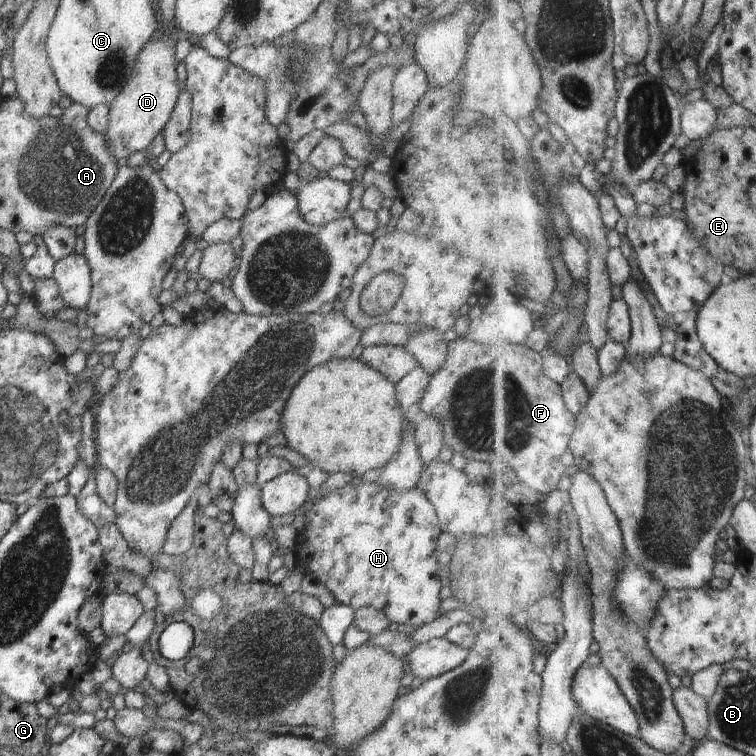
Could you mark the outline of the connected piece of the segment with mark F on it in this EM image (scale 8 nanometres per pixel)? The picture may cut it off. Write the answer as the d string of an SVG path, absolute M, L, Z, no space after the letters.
M459 337L448 343L446 362L430 377L420 408L426 416L440 422L444 446L448 446L453 454L462 454L466 460L491 463L511 479L548 495L558 490L566 475L562 456L571 450L577 415L568 408L563 385L548 376L545 357L546 354L528 345L488 346Z

